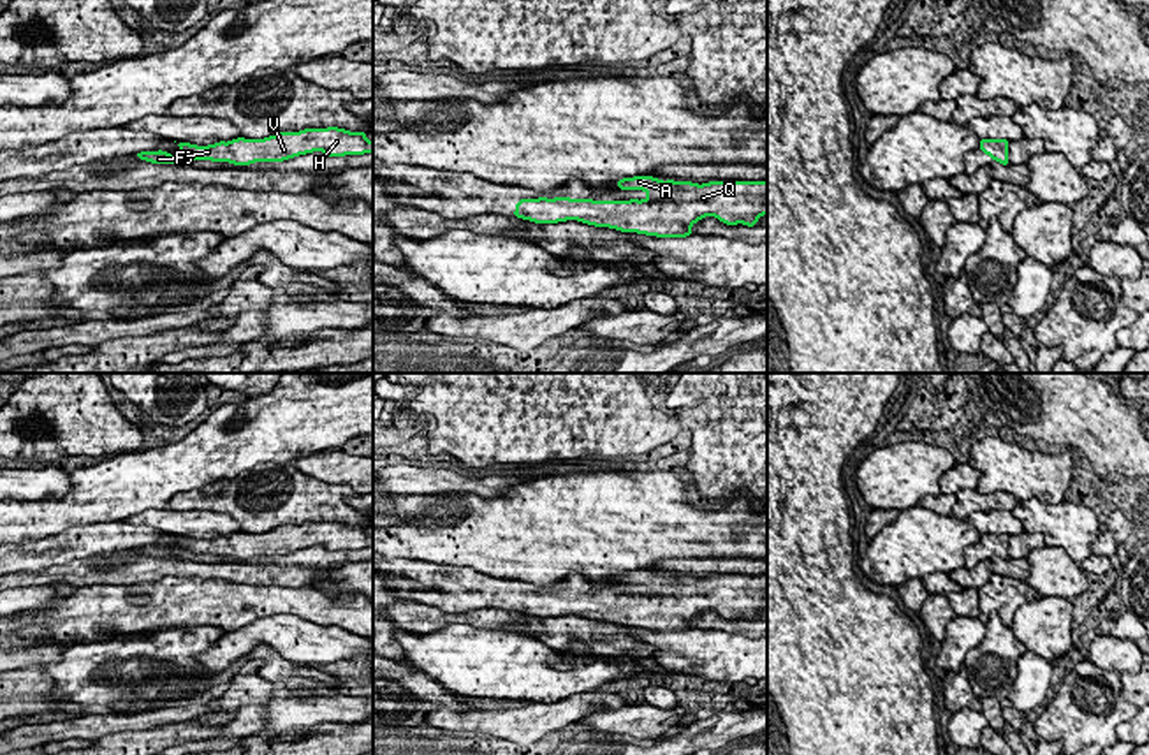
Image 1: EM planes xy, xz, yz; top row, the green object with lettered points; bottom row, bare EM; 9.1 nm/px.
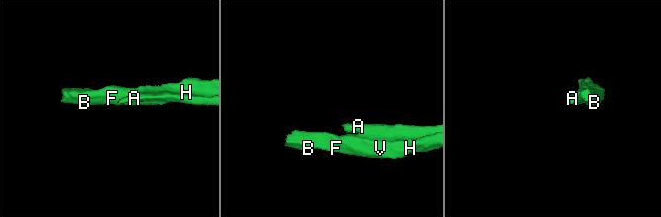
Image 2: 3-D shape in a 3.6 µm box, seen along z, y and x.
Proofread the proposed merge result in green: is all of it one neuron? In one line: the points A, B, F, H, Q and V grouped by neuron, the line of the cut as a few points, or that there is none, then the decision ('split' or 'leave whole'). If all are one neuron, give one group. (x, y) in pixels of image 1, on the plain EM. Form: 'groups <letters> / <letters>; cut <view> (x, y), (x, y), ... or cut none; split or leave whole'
groups A B F H Q V; cut none; leave whole

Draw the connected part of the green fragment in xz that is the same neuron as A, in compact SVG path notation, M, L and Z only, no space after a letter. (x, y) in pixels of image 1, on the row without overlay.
M651 570L623 572L618 577L621 584L644 584L646 593L637 595L591 595L591 593L519 593L514 611L537 618L556 618L579 614L588 619L611 621L623 627L639 627L658 632L686 632L692 619L704 611L716 611L727 619L757 619L762 609L767 609L767 575L709 575L697 579L692 575L662 575Z

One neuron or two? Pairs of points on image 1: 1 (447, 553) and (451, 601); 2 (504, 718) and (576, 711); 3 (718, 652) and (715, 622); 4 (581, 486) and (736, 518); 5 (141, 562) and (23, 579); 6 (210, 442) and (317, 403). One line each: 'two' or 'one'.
1: two
2: one
3: two
4: one
5: one
6: one

